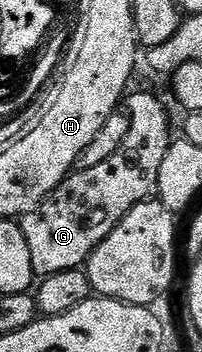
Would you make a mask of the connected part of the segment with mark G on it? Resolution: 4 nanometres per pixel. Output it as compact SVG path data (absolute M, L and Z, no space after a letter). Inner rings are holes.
M131 92L125 98L124 109L130 115L130 126L124 143L104 163L87 169L75 168L36 207L20 218L24 243L28 243L28 255L32 255L32 271L35 278L56 275L60 271L81 269L86 261L116 231L116 227L136 207L158 196L160 163L168 155L172 140L170 113L166 105L154 93Z

